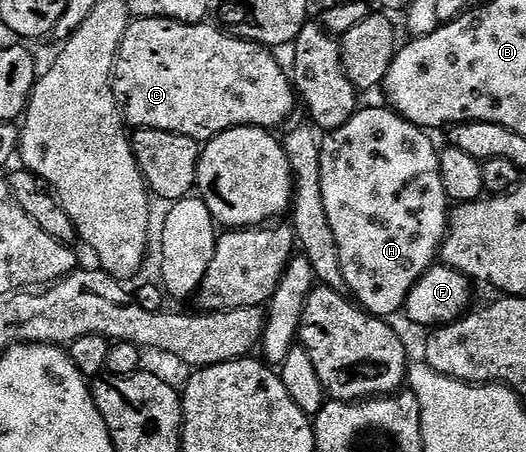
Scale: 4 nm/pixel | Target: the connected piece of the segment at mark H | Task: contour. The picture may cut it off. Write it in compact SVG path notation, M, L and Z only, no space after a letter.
M382 106L360 108L348 124L323 137L320 176L328 224L332 224L340 248L340 268L344 272L346 290L363 310L391 316L405 307L408 292L412 292L416 280L439 261L452 203L444 192L444 180L440 180L440 150L434 147L430 139L433 137L422 127L401 118L393 108Z

